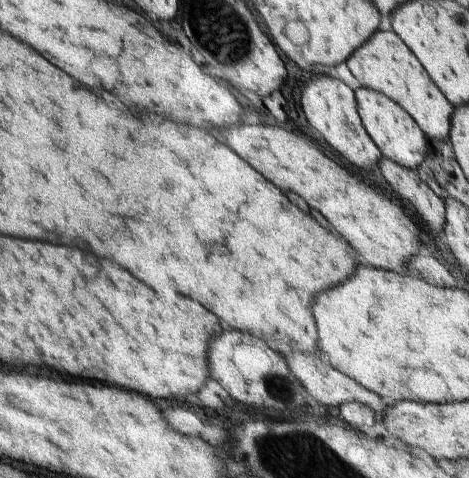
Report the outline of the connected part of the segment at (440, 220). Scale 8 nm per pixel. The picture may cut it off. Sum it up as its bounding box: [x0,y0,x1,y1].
[380,158,445,234]

